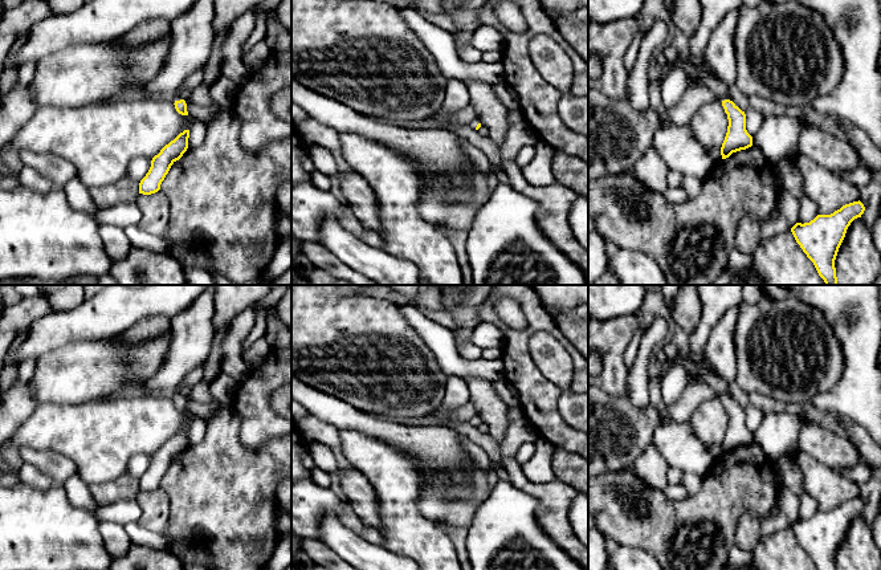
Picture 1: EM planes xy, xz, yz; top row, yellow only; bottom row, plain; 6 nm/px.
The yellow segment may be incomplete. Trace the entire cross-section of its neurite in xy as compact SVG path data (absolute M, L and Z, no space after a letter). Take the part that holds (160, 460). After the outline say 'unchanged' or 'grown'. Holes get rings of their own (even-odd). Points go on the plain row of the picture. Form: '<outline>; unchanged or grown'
M184 427L152 455L148 469L139 480L139 490L151 492L160 486L171 463L187 448L188 435L189 427Z; unchanged

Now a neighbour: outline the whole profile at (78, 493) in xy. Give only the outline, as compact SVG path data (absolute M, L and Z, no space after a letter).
M78 475L72 476L65 483L65 488L68 492L69 501L79 509L89 512L90 514L95 514L99 505L89 490L89 485L86 485Z

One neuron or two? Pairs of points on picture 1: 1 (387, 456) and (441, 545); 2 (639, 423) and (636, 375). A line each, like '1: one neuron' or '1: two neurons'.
1: one neuron
2: two neurons

